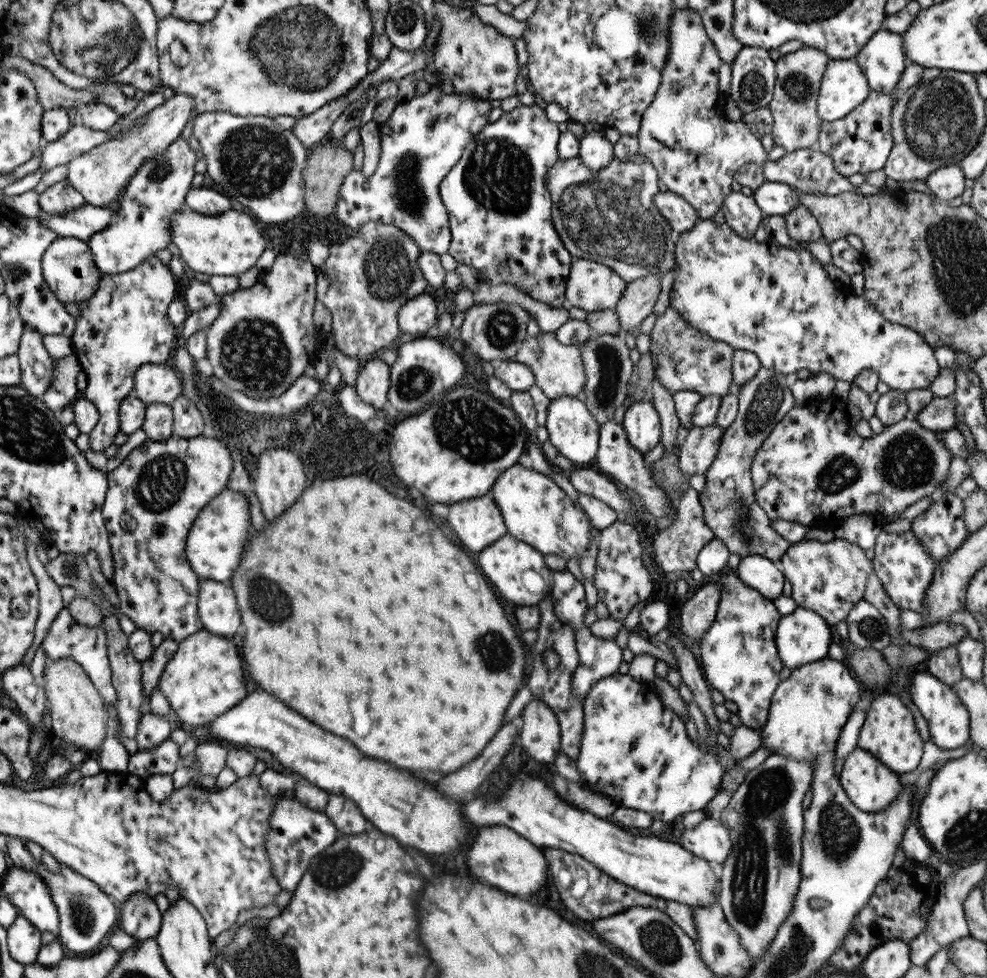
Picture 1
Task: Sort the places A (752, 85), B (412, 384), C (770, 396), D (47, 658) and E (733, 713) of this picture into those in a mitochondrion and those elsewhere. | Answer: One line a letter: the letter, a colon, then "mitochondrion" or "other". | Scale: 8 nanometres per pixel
A: mitochondrion
B: mitochondrion
C: mitochondrion
D: other
E: other

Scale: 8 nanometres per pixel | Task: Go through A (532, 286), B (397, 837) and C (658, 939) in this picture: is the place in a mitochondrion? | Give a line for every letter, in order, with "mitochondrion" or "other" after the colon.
A: other
B: other
C: mitochondrion

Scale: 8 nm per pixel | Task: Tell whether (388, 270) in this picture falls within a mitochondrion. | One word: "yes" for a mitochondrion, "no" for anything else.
yes

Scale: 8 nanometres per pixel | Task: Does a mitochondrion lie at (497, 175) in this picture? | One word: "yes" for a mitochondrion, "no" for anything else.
yes

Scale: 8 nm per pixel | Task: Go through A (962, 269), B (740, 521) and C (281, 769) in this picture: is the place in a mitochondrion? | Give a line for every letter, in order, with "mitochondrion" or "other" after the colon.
A: mitochondrion
B: mitochondrion
C: other

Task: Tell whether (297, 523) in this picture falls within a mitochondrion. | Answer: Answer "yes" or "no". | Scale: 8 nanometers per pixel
no

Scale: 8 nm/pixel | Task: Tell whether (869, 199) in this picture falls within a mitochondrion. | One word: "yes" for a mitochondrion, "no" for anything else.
no

